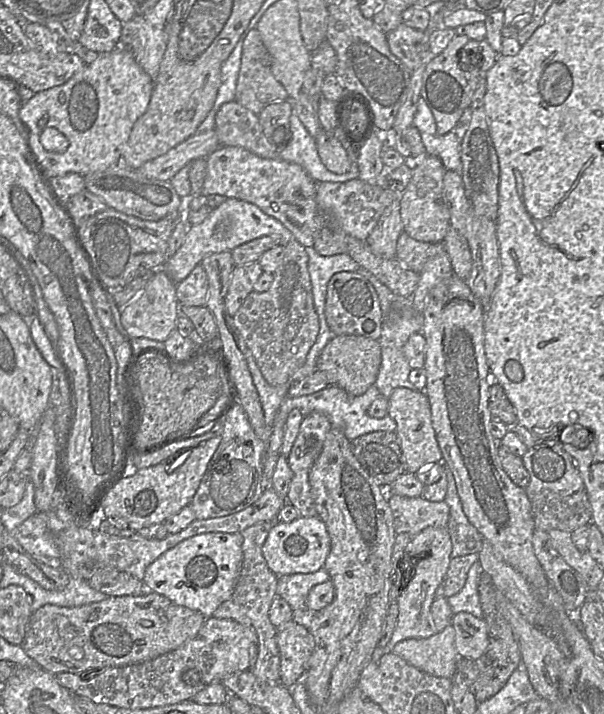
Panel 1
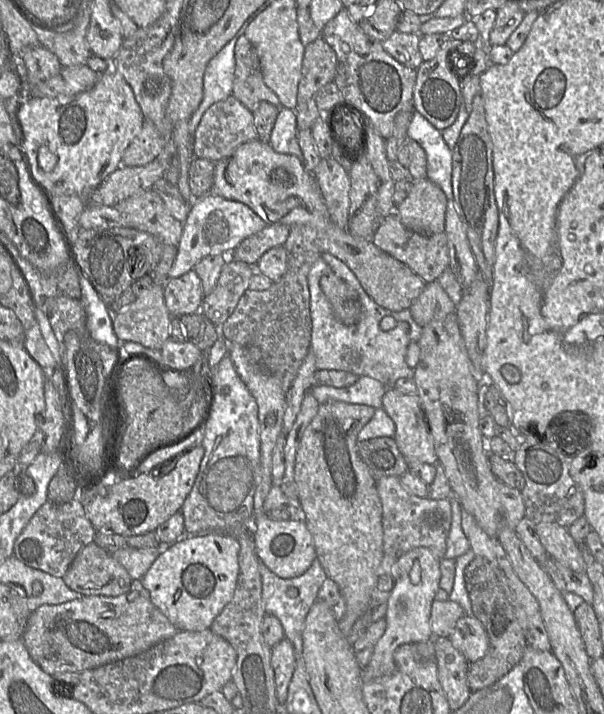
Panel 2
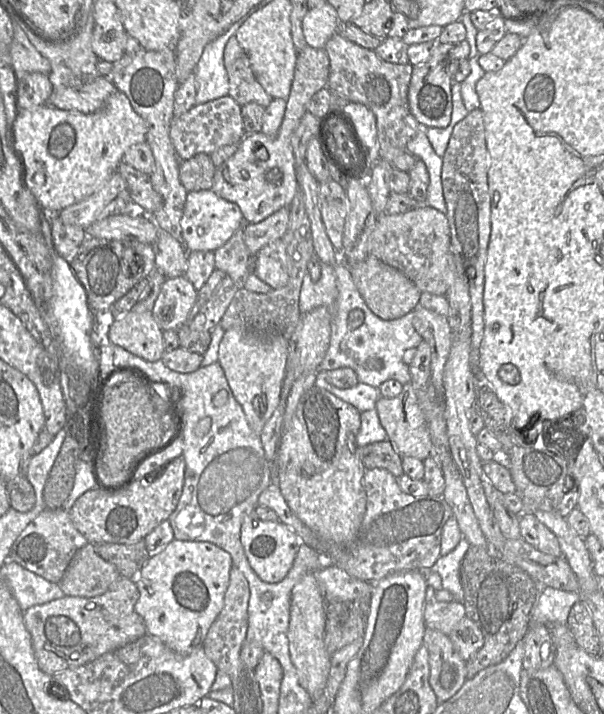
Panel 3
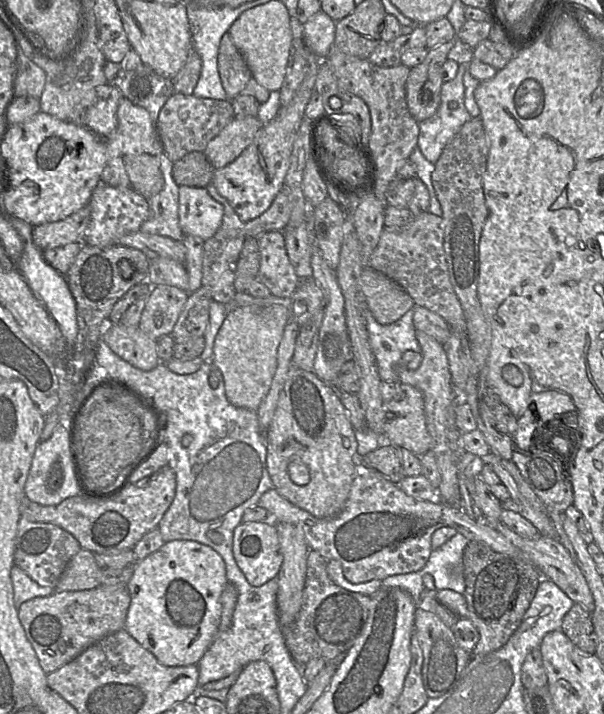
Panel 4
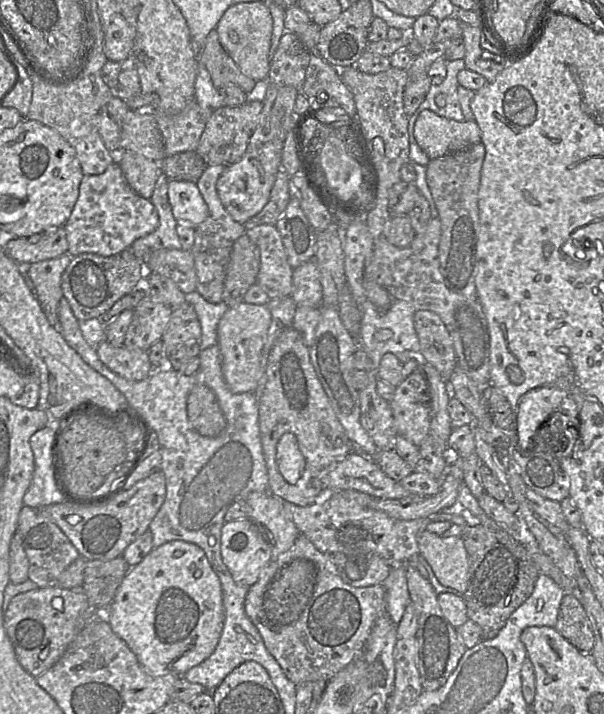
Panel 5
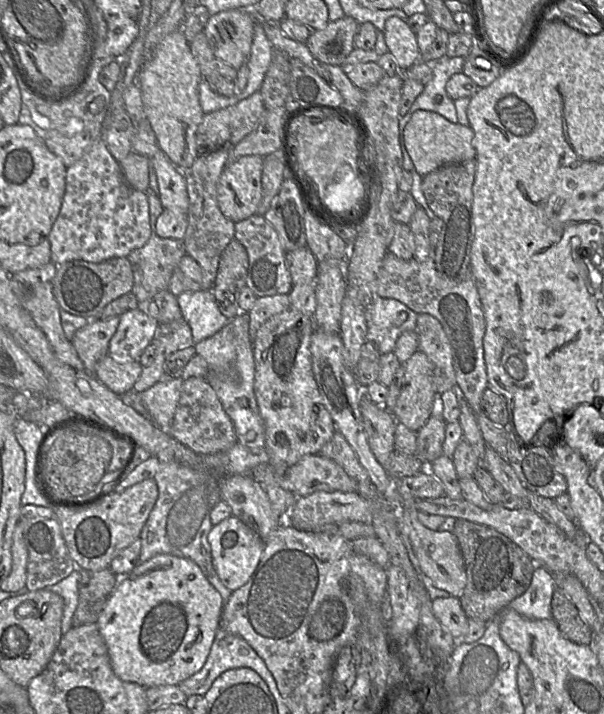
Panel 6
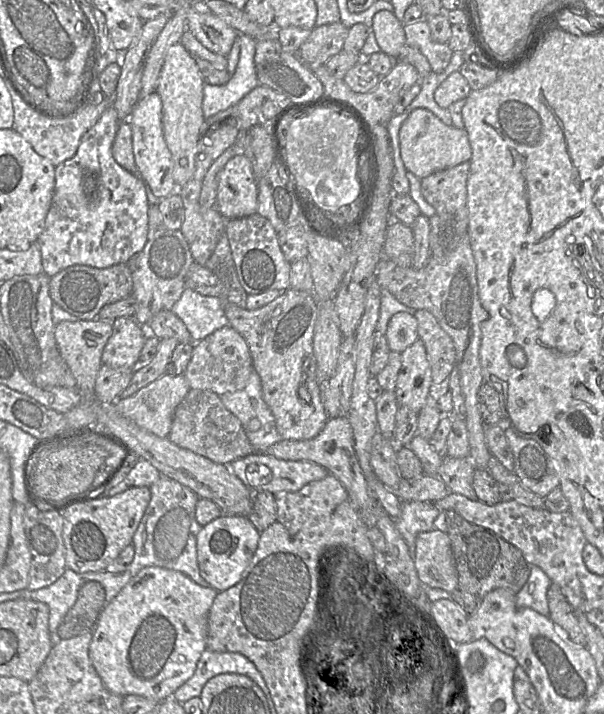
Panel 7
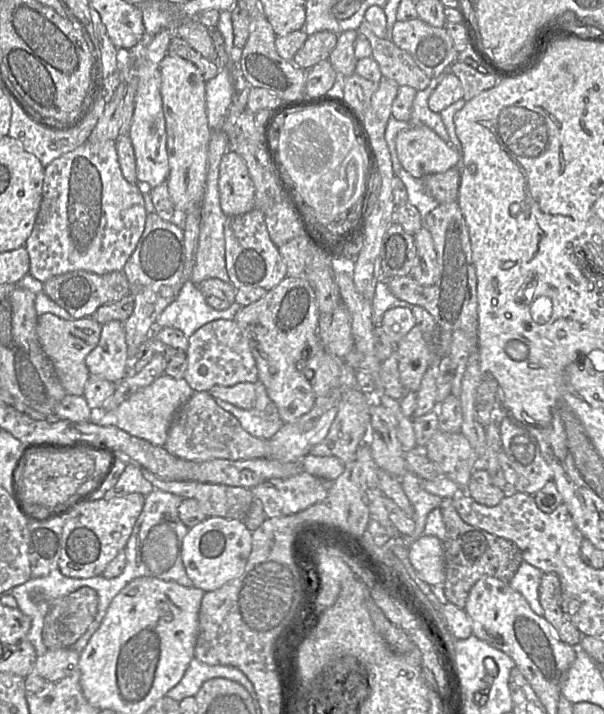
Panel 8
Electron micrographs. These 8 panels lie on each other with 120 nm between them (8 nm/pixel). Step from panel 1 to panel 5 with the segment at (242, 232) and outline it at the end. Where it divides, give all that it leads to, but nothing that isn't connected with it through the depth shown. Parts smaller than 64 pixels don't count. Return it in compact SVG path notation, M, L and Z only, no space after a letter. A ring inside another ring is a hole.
M170 180L168 200L177 221L188 221L197 226L208 215L208 207L196 183Z

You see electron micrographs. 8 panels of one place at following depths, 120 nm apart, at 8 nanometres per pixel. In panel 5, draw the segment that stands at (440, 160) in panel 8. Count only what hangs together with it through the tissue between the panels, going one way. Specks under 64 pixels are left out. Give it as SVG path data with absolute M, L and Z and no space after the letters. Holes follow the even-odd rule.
M423 110L414 124L414 138L430 160L481 142L475 120L458 122Z

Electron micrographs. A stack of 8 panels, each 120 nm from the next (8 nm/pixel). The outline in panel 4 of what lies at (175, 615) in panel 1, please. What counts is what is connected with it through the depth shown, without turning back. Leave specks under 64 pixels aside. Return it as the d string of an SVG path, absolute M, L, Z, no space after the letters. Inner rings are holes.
M126 585L98 586L82 591L54 591L49 596L25 601L18 617L39 663L50 674L72 661L86 648L124 629L131 596Z

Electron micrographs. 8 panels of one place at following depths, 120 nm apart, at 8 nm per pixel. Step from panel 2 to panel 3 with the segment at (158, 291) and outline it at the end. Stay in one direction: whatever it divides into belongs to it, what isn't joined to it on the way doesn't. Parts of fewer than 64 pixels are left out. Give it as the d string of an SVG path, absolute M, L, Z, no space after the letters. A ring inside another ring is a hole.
M130 310L124 316L117 317L109 328L108 337L114 345L149 362L161 360L164 353L163 331L151 311L138 313Z

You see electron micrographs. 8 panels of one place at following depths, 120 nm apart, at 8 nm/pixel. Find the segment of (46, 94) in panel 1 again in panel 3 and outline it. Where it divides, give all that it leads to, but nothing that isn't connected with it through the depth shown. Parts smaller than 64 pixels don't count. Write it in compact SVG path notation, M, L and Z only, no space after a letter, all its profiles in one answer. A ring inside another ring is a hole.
M119 90L110 95L104 105L91 114L82 114L77 111L65 111L51 106L50 104L45 104L31 109L19 110L18 116L13 124L13 149L18 154L25 168L24 184L36 199L40 209L42 211L50 211L51 213L59 213L63 209L91 196L117 171L117 167L122 162L124 153L131 146L143 142L147 142L146 123L133 110L128 97Z

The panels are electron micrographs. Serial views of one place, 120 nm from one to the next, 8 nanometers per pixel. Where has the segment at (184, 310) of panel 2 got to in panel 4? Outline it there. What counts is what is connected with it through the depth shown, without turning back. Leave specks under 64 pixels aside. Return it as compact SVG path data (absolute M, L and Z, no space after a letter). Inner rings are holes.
M171 285L152 286L150 293L147 295L147 301L141 315L138 327L150 338L158 340L161 336L170 335L182 310L188 299L189 293Z

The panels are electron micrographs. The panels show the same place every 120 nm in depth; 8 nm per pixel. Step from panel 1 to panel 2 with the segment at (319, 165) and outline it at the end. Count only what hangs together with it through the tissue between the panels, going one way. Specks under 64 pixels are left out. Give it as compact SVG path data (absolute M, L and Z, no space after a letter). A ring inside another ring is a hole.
M280 107L269 143L274 151L291 154L302 160L295 109Z

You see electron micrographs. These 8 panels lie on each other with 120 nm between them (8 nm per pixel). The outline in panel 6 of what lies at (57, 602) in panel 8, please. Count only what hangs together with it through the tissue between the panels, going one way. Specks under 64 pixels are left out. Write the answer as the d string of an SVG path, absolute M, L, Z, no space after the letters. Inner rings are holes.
M109 568L81 570L78 606L72 616L72 627L96 623L117 584L118 577Z

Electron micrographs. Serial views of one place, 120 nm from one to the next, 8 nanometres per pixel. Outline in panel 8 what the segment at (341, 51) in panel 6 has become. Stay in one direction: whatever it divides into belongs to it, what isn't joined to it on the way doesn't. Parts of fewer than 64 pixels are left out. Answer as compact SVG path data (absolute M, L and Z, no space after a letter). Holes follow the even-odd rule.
M328 30L314 33L305 40L302 47L291 59L303 70L307 71L323 60L327 60L335 48L338 34Z

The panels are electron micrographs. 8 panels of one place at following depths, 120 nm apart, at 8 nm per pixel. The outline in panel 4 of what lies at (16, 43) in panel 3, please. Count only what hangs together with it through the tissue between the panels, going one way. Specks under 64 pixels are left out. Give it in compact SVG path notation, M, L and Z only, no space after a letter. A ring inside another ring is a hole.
M17 47L14 97L31 96L40 99L45 80L45 71L26 57Z

